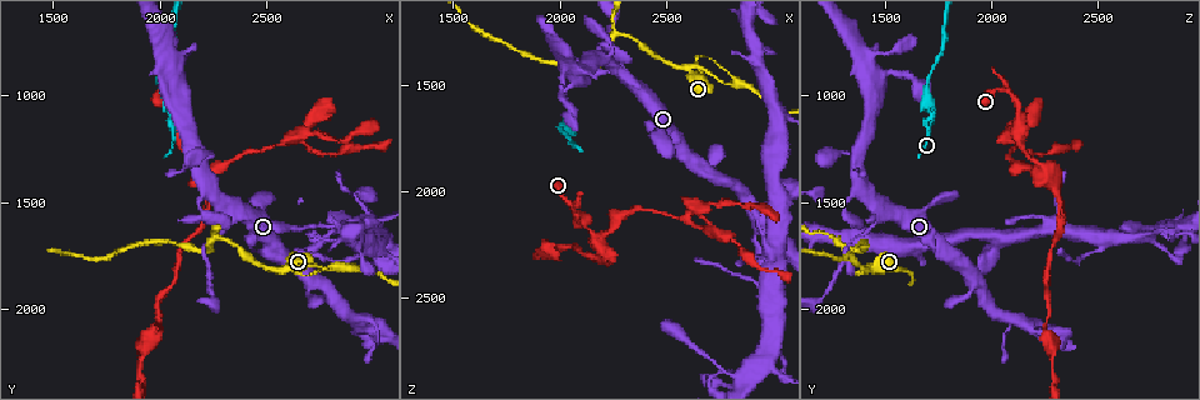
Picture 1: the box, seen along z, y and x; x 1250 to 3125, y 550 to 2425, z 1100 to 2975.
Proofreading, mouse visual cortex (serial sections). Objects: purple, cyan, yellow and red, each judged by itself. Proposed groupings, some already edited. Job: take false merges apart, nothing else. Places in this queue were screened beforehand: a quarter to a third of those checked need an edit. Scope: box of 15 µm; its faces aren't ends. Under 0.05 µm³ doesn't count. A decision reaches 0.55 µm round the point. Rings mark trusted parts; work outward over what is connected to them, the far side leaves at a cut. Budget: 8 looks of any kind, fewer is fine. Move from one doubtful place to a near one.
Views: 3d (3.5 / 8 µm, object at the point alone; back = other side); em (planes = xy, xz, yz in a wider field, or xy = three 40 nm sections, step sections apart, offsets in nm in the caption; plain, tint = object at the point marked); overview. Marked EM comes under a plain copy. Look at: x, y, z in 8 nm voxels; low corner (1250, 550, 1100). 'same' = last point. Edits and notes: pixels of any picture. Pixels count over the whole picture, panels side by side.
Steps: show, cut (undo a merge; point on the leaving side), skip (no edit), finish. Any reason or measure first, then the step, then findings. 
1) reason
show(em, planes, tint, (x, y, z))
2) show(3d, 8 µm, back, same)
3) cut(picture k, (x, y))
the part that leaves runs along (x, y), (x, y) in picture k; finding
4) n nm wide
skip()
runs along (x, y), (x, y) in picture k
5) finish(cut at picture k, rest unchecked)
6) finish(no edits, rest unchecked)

two arms in line, one across
show(3d, 3.5 µm, (2200, 1370, 2220))

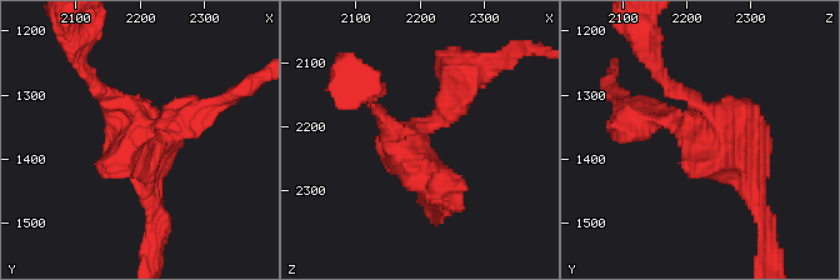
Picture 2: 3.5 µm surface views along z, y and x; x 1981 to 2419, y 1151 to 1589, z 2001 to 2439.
show(em, planes, tint, (2195, 1360, 2230))

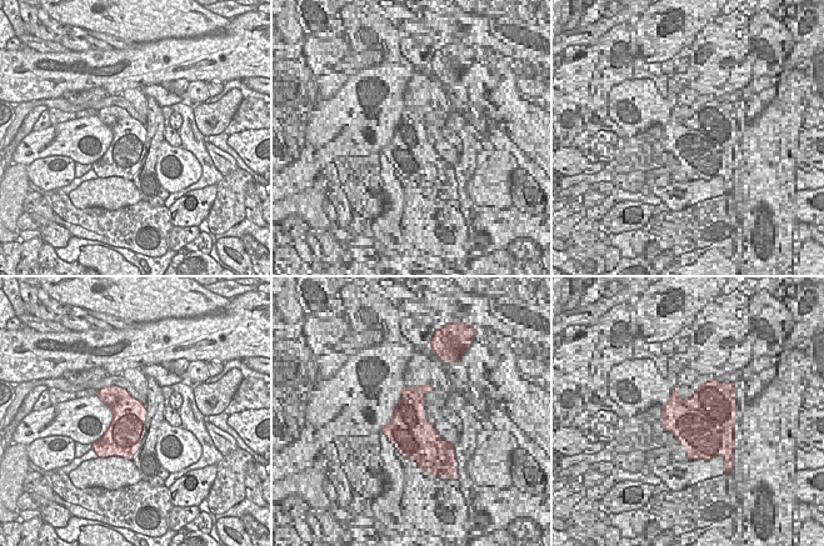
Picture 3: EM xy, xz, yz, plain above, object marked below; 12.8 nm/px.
skip()
runs along (675, 89), (718, 116), (759, 208) in picture 2; all the same cell

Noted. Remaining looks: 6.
show(3d, 3.5 µm, back, (2630, 1210, 2100))

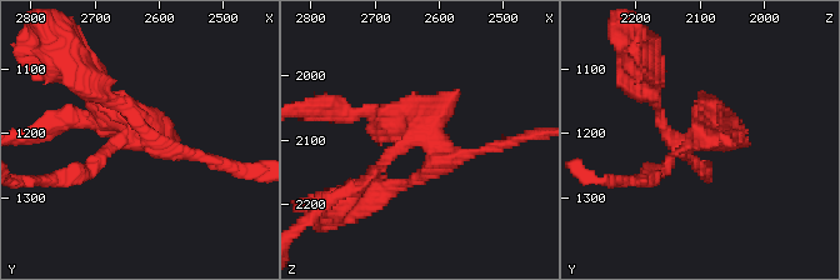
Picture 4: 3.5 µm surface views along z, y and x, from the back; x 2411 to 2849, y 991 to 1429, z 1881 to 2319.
show(em, xy, step 2, tint, (2625, 1210, 2090))

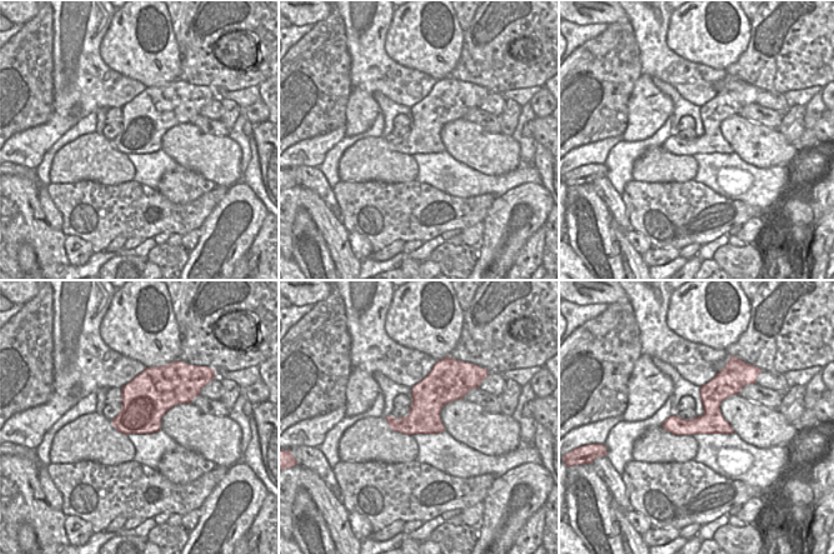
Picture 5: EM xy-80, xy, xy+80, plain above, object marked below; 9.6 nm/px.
skip()
runs along (214, 160), (119, 115), (80, 119) in picture 4; all the same cell

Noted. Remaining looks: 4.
sharp bend
show(3d, 3.5 µm, back, (2280, 1670, 1270))

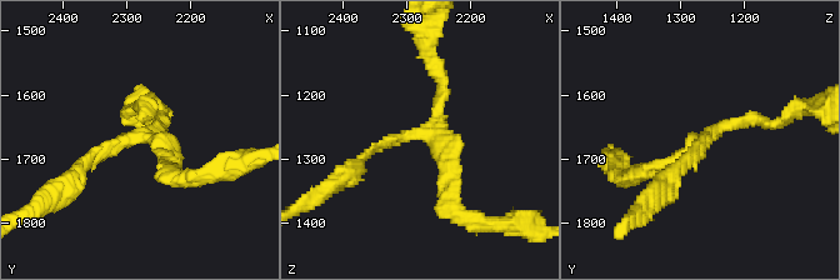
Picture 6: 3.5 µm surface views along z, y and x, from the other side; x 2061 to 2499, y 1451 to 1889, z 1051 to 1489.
3 arms; arms of 150, 150, 150 nm; need the tissue
show(em, xy, step 2, tint, (2270, 1670, 1260))

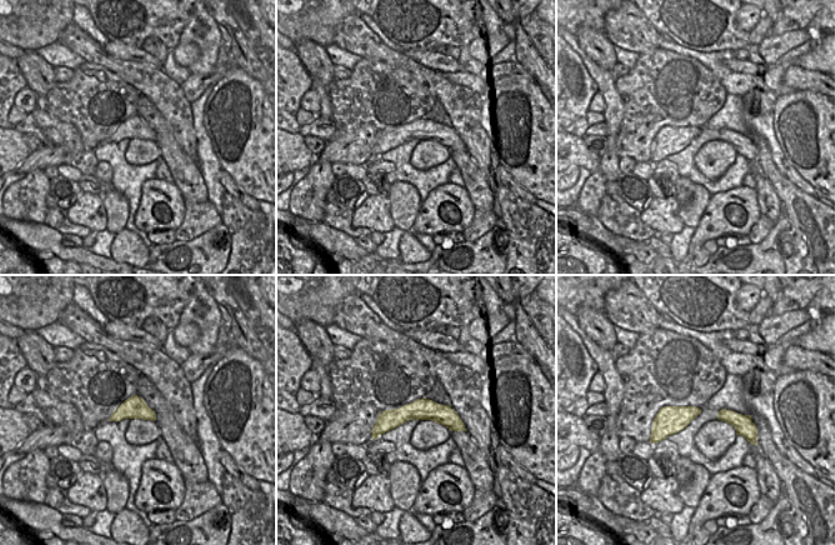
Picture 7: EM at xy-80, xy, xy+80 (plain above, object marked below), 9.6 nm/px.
220 nm wide
skip()
runs along (461, 428), (408, 411), (374, 433) in picture 7; one cell here

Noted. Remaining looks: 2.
finish(no edits, rest unchecked)

